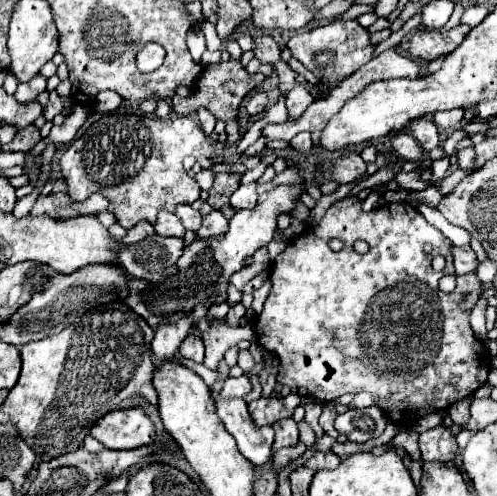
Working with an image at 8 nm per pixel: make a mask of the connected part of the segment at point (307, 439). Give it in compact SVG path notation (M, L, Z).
M305 420L297 422L297 426L299 426L299 440L301 440L301 442L305 442L305 444L307 444L307 448L311 448L311 446L313 446L313 442L315 442L315 432L313 432L313 428L311 428Z

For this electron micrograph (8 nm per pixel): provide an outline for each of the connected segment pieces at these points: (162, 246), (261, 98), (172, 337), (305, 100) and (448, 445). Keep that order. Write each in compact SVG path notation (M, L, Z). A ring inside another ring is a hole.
M149 236L137 244L131 244L119 252L119 262L135 278L145 278L149 282L161 282L169 274L175 274L175 262L181 256L181 238L161 238Z
M255 92L251 98L249 98L249 102L247 102L247 112L251 114L251 116L257 116L257 114L261 114L261 112L265 112L265 106L267 106L267 96L263 94L263 92Z
M183 318L175 324L165 324L155 328L155 338L151 342L151 350L157 360L173 358L181 346L181 342L187 336L187 330L191 328L191 320Z
M295 86L289 94L287 94L287 108L289 108L289 118L299 118L305 108L313 102L315 98L309 94L307 86Z
M437 426L433 430L427 430L419 434L419 450L421 450L421 460L431 462L431 460L453 460L457 454L457 442L455 436L443 428Z

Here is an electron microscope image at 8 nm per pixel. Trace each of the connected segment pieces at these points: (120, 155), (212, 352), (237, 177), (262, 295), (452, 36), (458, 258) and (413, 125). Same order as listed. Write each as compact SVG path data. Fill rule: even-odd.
M111 112L111 114L103 114L99 120L95 120L77 140L73 140L69 144L69 148L65 148L65 152L61 154L61 160L59 160L59 168L61 168L59 172L69 186L69 196L75 202L83 202L93 192L99 192L109 200L109 212L113 212L117 222L123 228L133 228L141 220L155 224L157 214L161 210L175 212L175 208L179 204L193 204L195 200L199 200L201 188L195 182L195 178L191 178L187 174L187 170L183 168L183 160L187 156L213 158L215 154L217 154L217 146L203 132L199 122L189 114L171 116L171 118L161 120L161 118L143 116L143 114L139 116L139 114Z
M207 318L211 328L209 332L203 334L203 342L205 342L205 360L203 364L211 370L217 370L219 362L223 360L223 354L239 340L253 340L255 338L255 330L253 324L245 324L245 326L237 326L231 328L225 324L225 320L213 320Z
M217 174L213 188L209 190L207 204L211 204L215 210L223 210L225 206L229 206L229 198L233 190L237 190L239 182L241 182L241 174Z
M265 280L265 284L263 284L259 290L255 290L255 292L253 292L253 304L251 304L251 308L255 310L255 314L259 314L259 312L261 312L263 304L265 304L265 300L267 300L269 290L271 290L271 282L269 282L269 280Z
M459 24L447 32L417 30L411 38L411 56L417 60L431 62L443 54L449 54L463 42L469 30L471 28L467 24Z
M453 246L453 258L455 258L455 272L457 274L471 274L477 268L477 256L471 248L461 250Z
M417 118L413 122L409 122L409 126L405 126L405 130L401 130L405 134L411 134L425 152L429 152L431 148L435 148L439 144L439 130L435 126L433 120L427 118Z

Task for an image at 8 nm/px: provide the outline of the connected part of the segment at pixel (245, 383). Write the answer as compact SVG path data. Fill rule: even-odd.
M239 376L239 378L227 378L223 388L219 390L219 398L227 400L227 398L245 398L251 392L251 382L247 376Z

